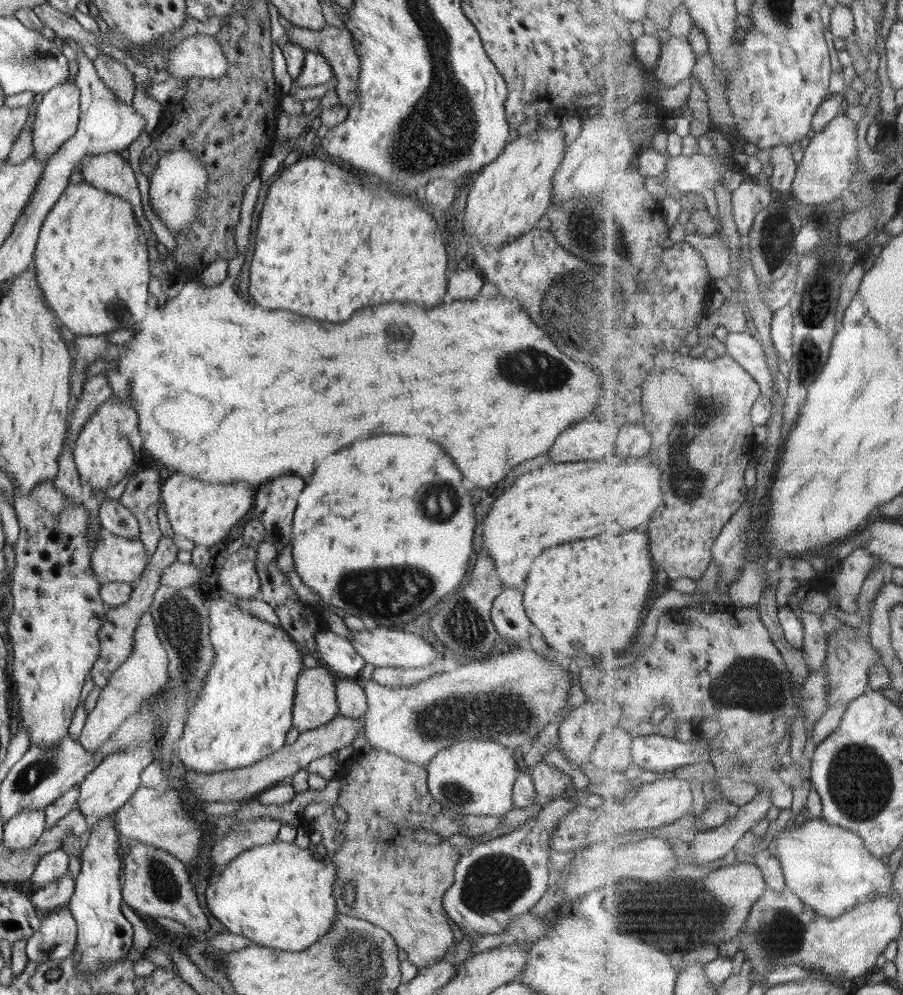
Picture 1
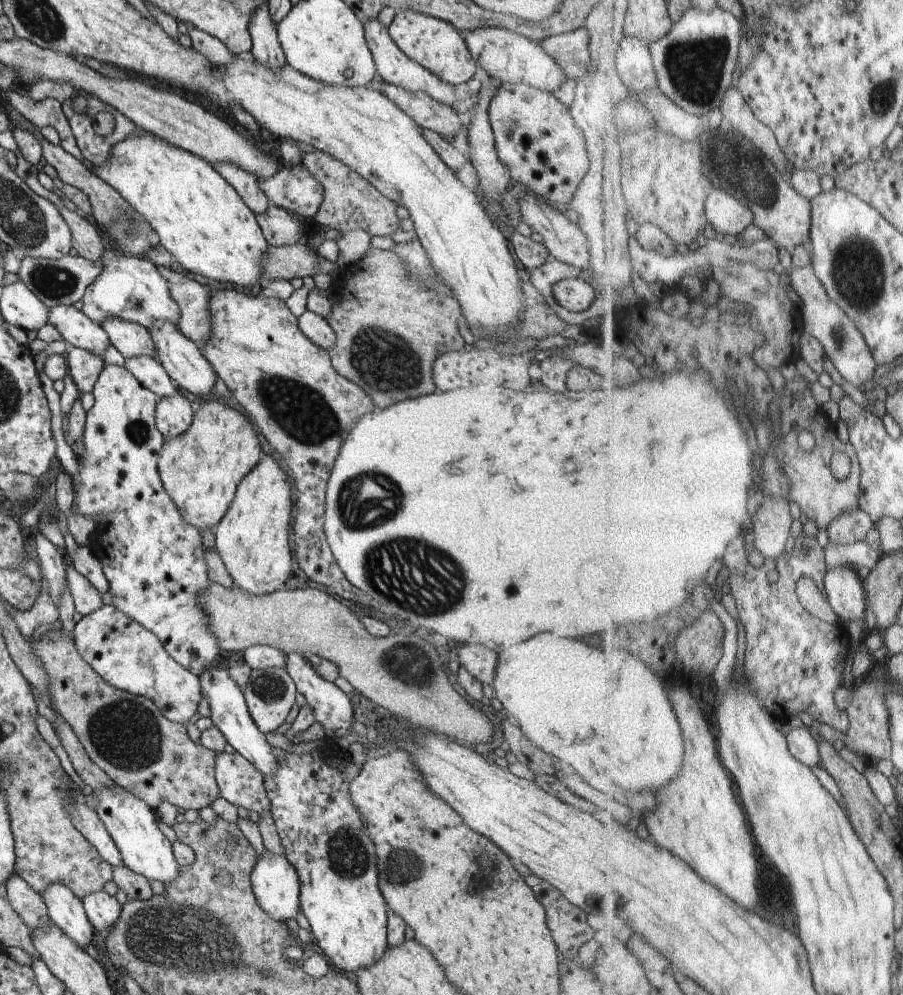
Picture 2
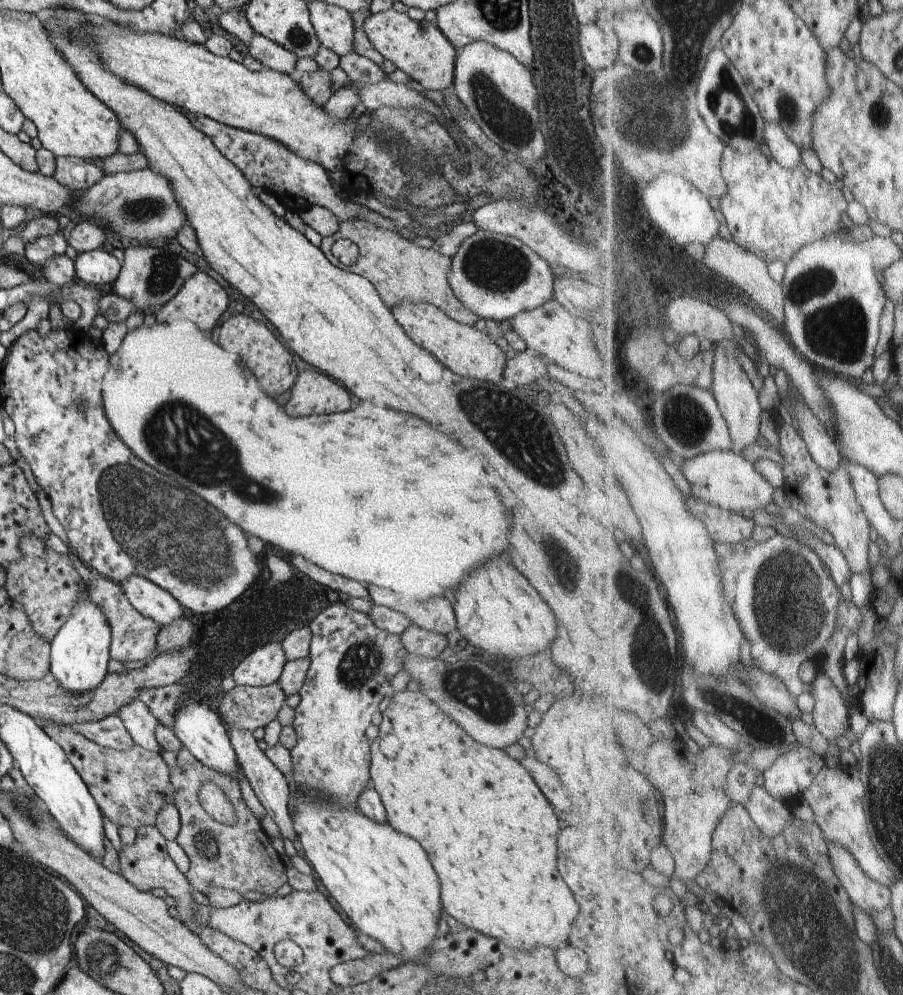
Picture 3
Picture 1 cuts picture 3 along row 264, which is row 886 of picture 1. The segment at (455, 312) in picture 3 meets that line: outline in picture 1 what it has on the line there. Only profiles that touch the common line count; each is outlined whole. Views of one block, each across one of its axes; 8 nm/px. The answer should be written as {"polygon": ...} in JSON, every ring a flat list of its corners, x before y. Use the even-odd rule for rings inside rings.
{"polygon":[[372,748,368,753,358,752,351,762,351,767,340,766,335,778,342,780,336,806,346,812,346,820,339,823,334,814,335,809,326,802,311,803,304,809,303,817,310,823,307,827,310,831,317,831,321,834,321,844,338,868,338,873,336,873,338,886,333,892,338,912,382,927,391,934,397,943,397,948,406,951,407,959,418,968,440,962,454,942,452,928,446,919,447,916,444,915,443,898,454,883,454,868,462,856,452,849,446,839,442,839,443,841,438,846,433,847,414,842,412,831,418,831,420,826,418,828,406,826,408,813,422,812,428,816,428,820,432,820,432,818,438,818,438,814,442,812,443,808,430,794,427,787,426,768,393,755,383,748],[338,833,342,833,344,842,334,842,334,837],[348,883,353,883,357,893,352,906,347,905,341,899,342,886]]}

